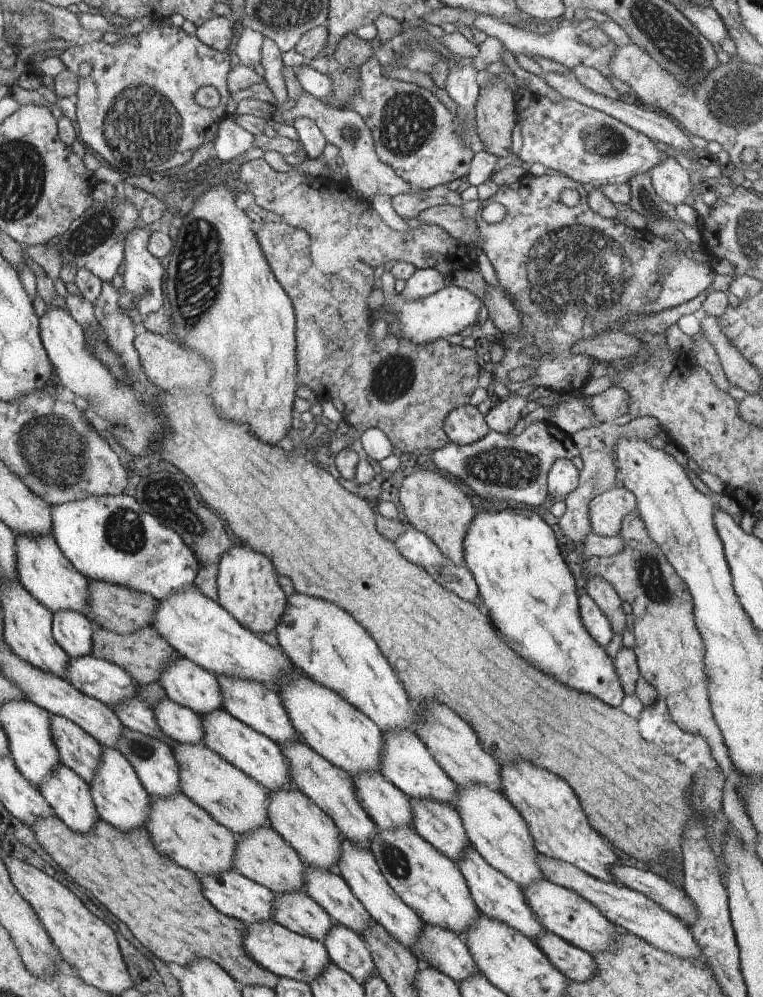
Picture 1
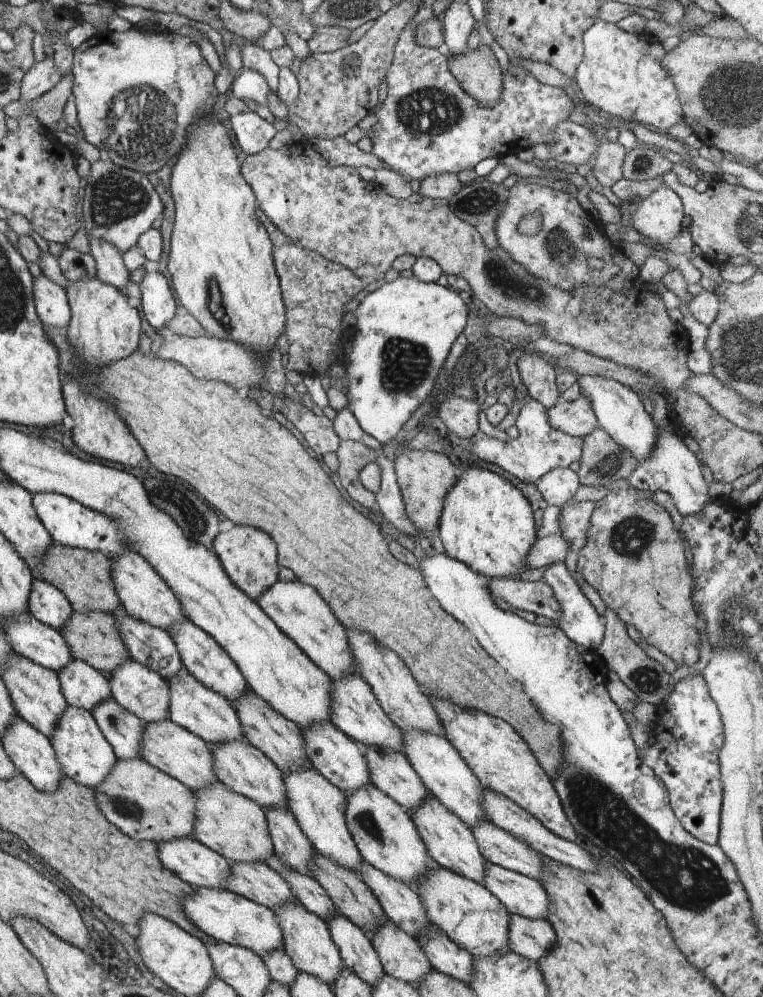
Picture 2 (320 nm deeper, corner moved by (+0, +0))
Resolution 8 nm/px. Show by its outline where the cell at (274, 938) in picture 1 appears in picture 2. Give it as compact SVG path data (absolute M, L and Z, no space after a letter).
M198 887L195 894L183 900L183 911L202 932L218 942L247 948L262 958L277 948L283 948L283 932L274 910L252 902L226 888Z

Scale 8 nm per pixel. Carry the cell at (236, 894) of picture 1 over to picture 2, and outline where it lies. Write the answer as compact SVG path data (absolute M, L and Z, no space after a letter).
M188 835L158 844L163 864L194 888L225 888L230 862L219 852Z

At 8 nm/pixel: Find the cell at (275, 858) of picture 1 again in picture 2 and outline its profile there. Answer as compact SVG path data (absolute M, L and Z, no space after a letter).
M218 780L202 791L195 790L196 824L192 837L219 852L229 862L264 863L275 852L263 808L248 797L234 792Z

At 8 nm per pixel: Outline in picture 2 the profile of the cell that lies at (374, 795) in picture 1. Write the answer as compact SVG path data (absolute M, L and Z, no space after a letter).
M314 721L311 722L311 725L304 729L300 728L300 730L303 732L310 766L313 766L326 780L338 786L346 796L364 785L372 785L363 748L345 732L342 732L334 723L331 721Z

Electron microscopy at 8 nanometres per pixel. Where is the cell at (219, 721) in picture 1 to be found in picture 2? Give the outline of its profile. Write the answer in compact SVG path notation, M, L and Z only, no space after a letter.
M186 667L175 678L167 681L167 684L170 688L170 720L196 736L203 737L208 745L244 738L244 728L232 702L199 681Z

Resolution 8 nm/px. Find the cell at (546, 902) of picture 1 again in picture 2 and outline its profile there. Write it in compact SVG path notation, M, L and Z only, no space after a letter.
M486 860L483 885L510 914L531 919L547 917L548 895L536 879Z

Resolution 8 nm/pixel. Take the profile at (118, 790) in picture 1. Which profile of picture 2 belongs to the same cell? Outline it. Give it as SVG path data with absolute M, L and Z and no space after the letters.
M68 705L66 714L60 718L58 730L51 736L52 744L63 768L63 774L75 780L78 784L95 789L111 774L118 762L115 751L107 737L103 735L94 713L85 708Z

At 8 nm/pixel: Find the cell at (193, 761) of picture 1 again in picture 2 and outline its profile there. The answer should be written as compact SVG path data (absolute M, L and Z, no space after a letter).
M170 718L159 720L158 723L144 722L139 750L142 759L175 777L176 780L183 781L194 792L202 791L204 787L211 787L212 783L218 781L214 770L214 754L203 737L182 728Z

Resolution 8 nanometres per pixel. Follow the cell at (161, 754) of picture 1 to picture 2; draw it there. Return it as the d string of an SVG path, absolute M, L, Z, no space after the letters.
M108 698L92 710L103 735L120 759L142 759L139 754L144 722L123 705Z

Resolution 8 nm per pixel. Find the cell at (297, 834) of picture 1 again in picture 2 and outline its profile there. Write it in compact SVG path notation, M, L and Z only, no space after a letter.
M246 738L208 746L214 754L214 770L218 780L234 792L257 802L262 808L286 807L288 809L283 772Z

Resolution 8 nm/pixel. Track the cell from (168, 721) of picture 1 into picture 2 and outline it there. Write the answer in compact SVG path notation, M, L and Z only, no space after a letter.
M130 658L122 662L122 666L112 671L108 677L110 680L111 696L118 704L123 705L128 712L135 713L137 717L146 723L158 723L159 720L168 719L170 714L170 688L167 681L149 669L147 665L140 664Z

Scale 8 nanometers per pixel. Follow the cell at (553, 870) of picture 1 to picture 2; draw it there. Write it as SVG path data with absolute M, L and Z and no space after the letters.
M488 820L476 823L471 829L479 851L486 860L539 880L543 871L543 858L524 841Z

